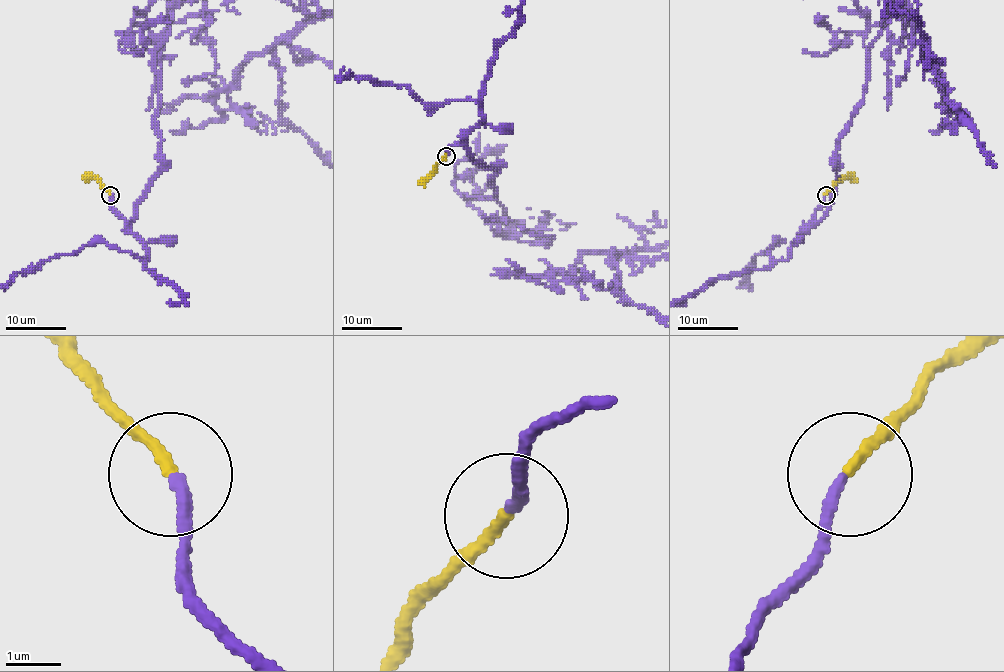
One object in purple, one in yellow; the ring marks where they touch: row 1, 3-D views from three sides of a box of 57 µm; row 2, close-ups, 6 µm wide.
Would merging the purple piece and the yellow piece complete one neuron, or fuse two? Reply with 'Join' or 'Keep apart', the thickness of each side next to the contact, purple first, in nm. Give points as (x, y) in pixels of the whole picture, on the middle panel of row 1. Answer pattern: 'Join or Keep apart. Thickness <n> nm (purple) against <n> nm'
Join. Thickness 200 nm (purple) against 200 nm

